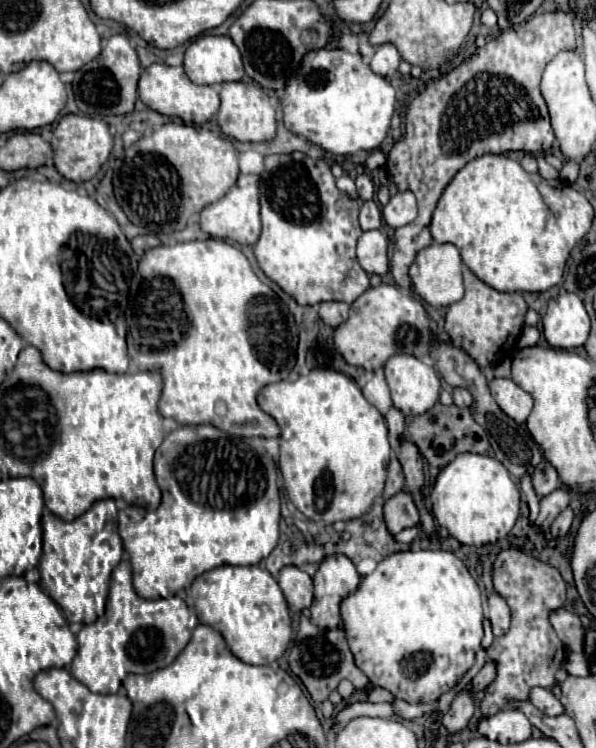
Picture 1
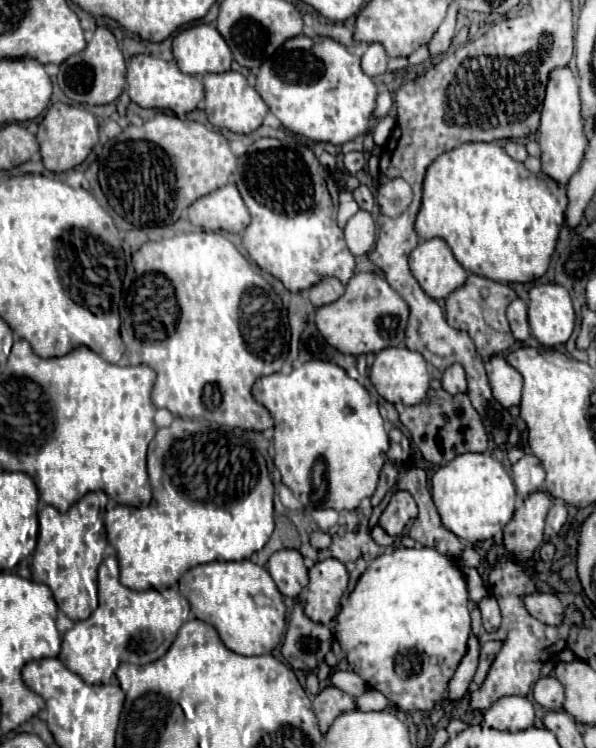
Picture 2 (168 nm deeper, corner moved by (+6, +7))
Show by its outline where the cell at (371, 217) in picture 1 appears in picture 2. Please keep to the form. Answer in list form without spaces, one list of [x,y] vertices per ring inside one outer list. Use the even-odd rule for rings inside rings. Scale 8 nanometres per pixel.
[[[360,184],[354,192],[352,192],[352,196],[354,196],[354,200],[356,200],[356,204],[362,208],[362,210],[372,210],[372,206],[374,206],[374,194],[372,194],[372,190],[366,186],[366,184]]]

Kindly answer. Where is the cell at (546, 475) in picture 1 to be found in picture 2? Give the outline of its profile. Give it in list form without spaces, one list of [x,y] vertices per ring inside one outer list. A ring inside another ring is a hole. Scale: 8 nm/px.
[[[526,454],[516,464],[512,464],[512,478],[514,478],[516,490],[522,496],[528,496],[528,494],[540,490],[544,484],[542,462],[534,454]]]

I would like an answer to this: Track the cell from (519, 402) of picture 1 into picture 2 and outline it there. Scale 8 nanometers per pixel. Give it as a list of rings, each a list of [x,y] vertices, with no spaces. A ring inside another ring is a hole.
[[[492,356],[486,362],[486,372],[490,378],[494,398],[504,408],[518,406],[522,396],[522,376],[502,356]]]

